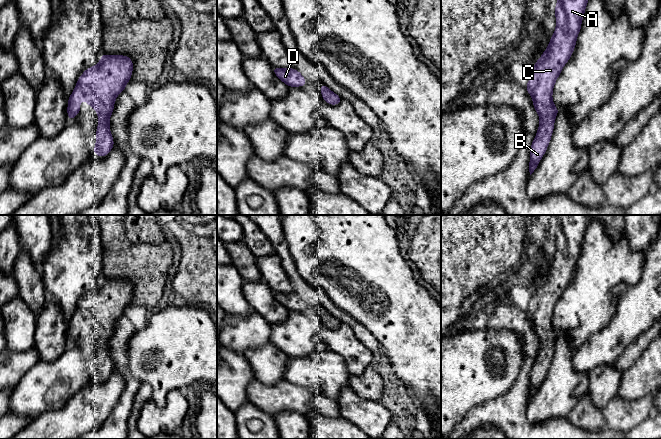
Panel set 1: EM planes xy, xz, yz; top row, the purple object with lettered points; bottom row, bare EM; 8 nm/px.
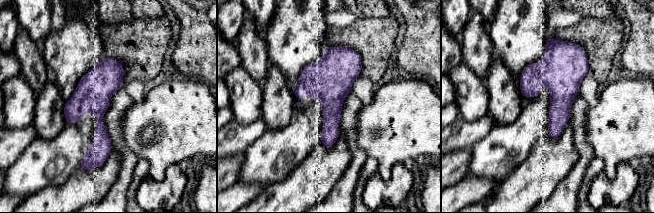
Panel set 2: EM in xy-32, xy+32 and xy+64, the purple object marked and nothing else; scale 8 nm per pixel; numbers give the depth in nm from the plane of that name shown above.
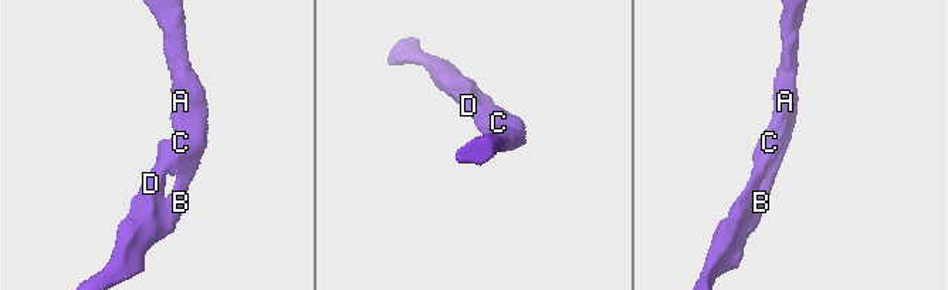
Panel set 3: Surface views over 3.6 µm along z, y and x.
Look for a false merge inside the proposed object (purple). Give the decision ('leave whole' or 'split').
leave whole

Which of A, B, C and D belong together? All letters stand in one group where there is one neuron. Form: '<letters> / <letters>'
A B C D

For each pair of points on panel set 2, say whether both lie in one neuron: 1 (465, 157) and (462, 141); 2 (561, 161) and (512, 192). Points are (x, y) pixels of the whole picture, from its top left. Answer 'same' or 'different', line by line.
1: different
2: same

